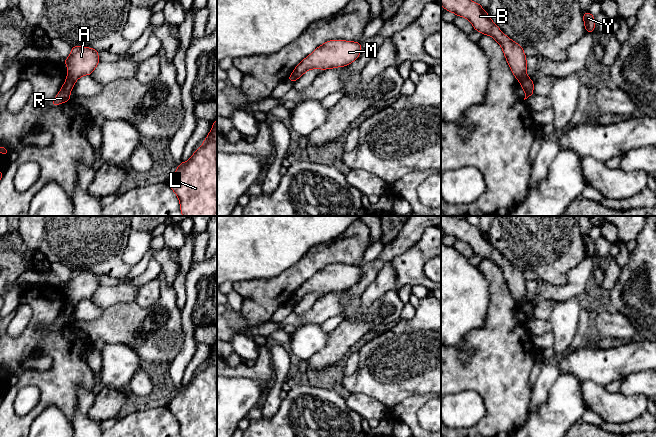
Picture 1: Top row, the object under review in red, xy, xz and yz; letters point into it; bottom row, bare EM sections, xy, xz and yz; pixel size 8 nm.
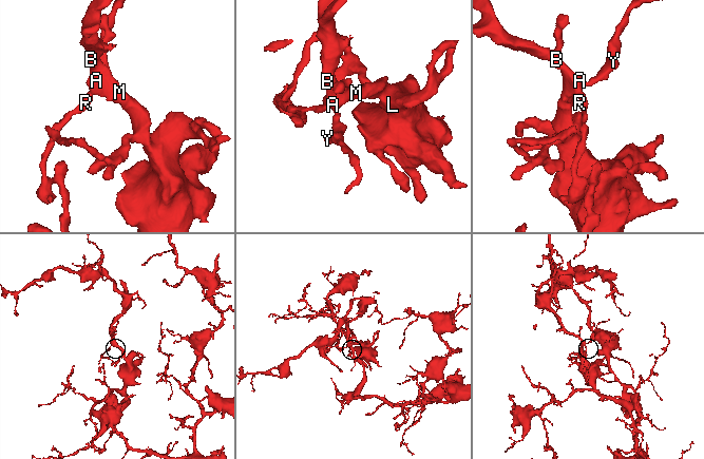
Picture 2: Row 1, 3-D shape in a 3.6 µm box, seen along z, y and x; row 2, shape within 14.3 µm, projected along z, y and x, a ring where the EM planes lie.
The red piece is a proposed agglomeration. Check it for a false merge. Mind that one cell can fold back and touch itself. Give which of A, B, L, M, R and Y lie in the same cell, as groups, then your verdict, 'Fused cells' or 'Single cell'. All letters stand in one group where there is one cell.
Groups: A B L M Y / R. Fused cells

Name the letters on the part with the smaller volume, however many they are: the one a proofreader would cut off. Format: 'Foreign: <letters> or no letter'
Foreign: R

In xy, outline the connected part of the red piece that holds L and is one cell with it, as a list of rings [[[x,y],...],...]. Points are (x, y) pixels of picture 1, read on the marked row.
[[[217,120],[213,122],[212,130],[203,141],[202,146],[187,162],[181,162],[178,165],[168,184],[179,198],[183,216],[217,216]]]

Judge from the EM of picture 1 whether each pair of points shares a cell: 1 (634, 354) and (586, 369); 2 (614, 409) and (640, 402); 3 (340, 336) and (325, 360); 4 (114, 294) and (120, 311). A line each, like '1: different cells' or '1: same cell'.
1: same cell
2: same cell
3: same cell
4: different cells

